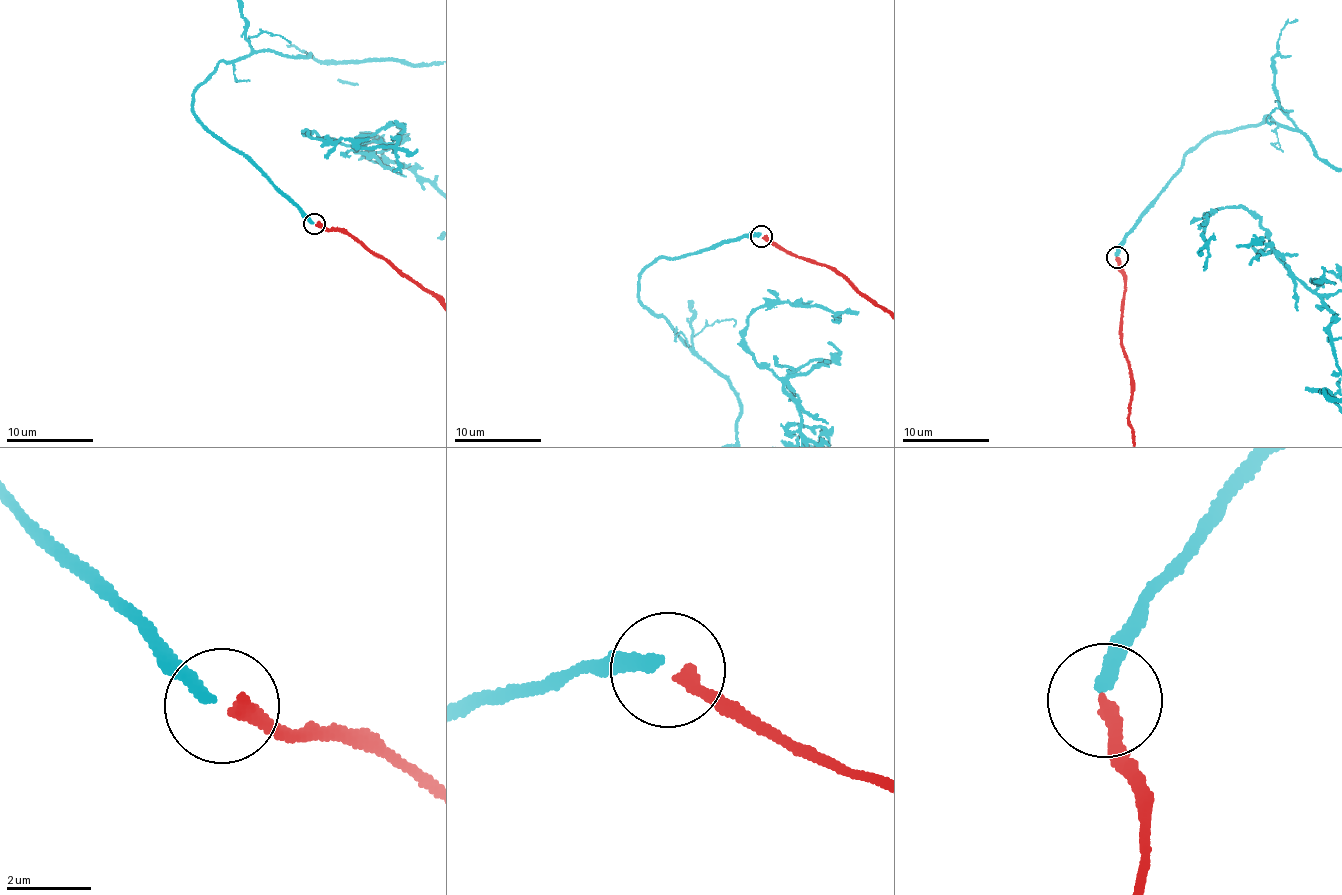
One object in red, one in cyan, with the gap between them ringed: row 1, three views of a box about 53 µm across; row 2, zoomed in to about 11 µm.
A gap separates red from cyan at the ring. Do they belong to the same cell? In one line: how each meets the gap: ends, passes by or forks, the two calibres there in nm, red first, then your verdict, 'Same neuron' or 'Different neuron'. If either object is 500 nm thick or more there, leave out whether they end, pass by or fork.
At the ring red ends. At the ring cyan ends. Thickness 320 nm (red) against 280 nm. Same neuron

